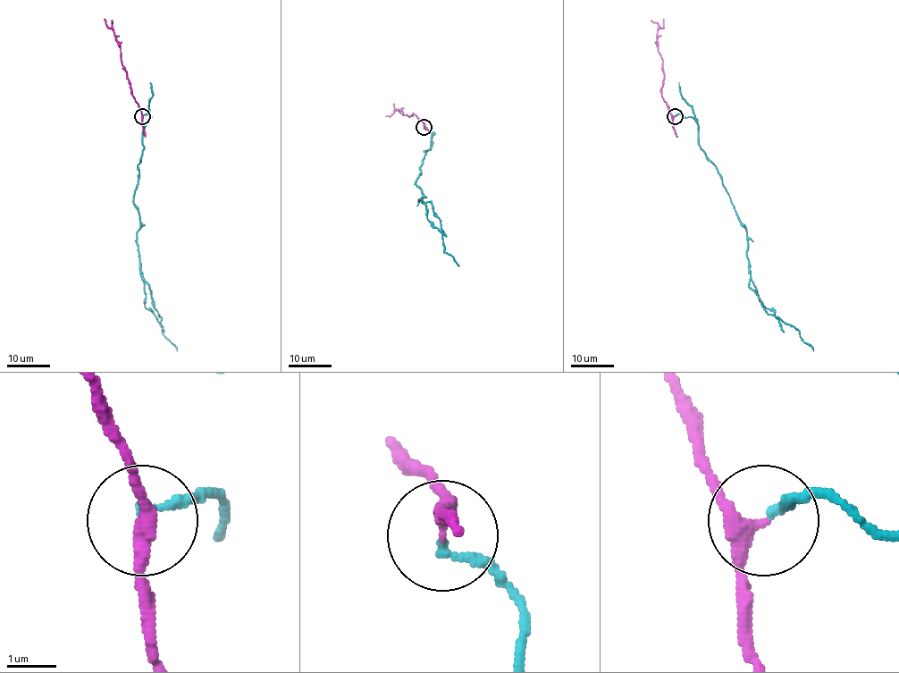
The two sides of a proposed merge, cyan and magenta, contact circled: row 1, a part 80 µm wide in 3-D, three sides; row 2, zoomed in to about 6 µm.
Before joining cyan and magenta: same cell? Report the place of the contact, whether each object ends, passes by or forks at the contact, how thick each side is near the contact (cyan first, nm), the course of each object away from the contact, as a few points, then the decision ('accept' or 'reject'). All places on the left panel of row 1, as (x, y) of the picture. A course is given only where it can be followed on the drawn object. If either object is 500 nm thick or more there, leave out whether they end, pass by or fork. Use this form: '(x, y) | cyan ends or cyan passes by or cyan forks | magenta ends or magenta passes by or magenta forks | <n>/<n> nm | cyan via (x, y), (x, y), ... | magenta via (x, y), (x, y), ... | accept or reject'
(142, 116) | cyan ends | magenta passes by | 160/280 nm | cyan via (142, 116), (150, 118), (133, 197), (139, 217), (136, 243), (142, 278), (176, 350) | magenta via (142, 116), (122, 64), (120, 44), (104, 19) | reject

